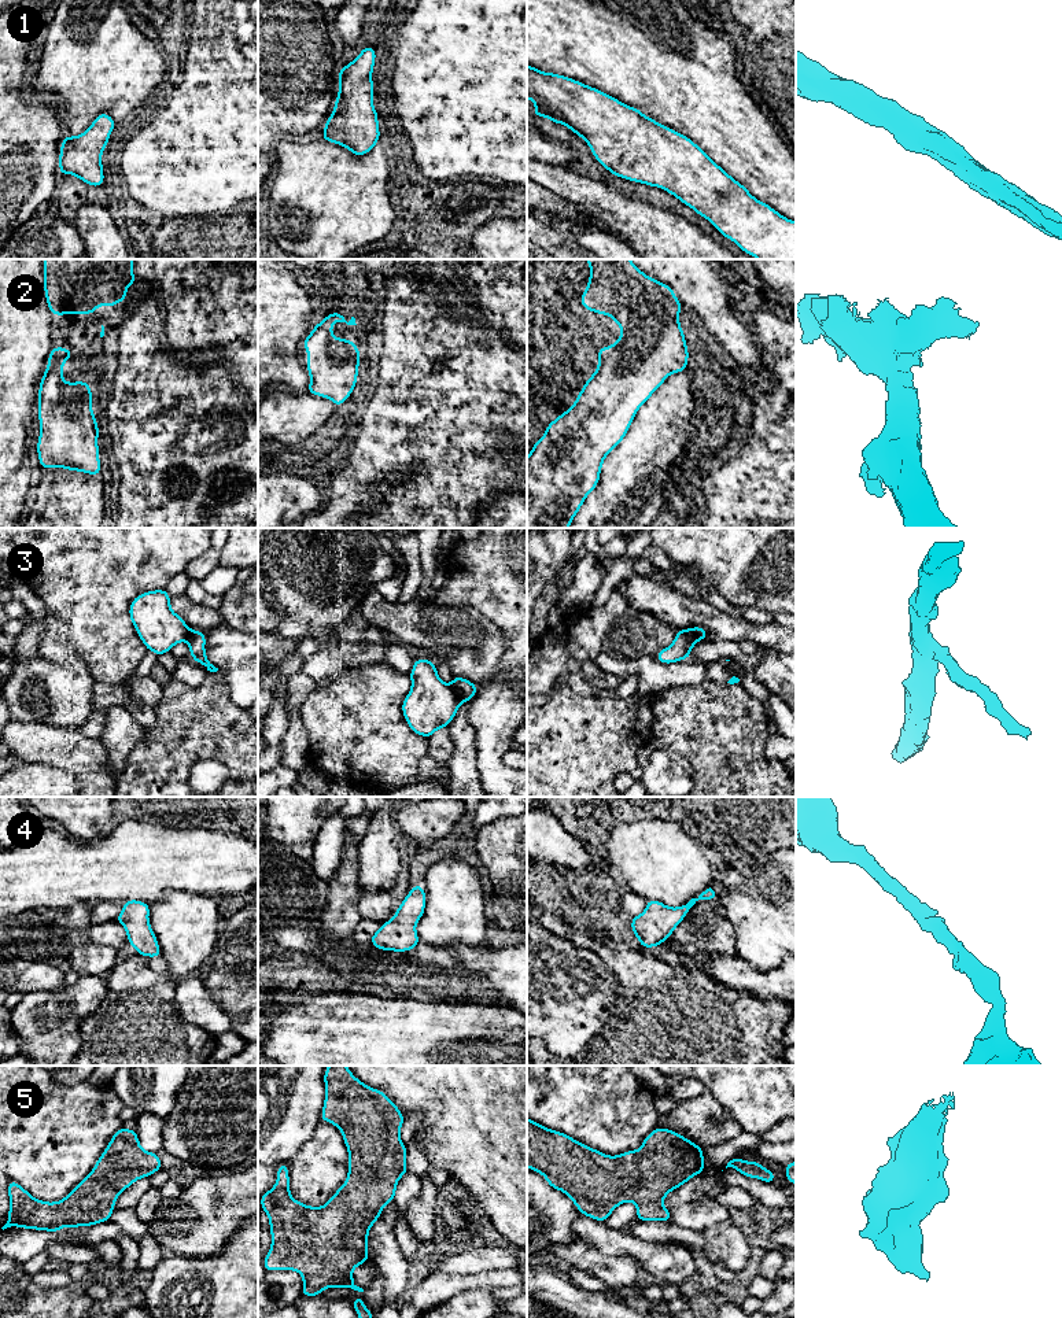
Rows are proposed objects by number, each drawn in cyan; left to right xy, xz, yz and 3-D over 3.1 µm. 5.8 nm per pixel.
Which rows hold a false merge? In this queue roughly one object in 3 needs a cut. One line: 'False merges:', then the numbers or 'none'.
False merges: 3

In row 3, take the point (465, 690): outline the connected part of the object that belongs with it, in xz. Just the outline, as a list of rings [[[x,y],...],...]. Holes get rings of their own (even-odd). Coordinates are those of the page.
[[[454,676],[451,680],[451,687],[456,690],[461,702],[468,702],[473,698],[477,691],[477,686],[468,679]]]

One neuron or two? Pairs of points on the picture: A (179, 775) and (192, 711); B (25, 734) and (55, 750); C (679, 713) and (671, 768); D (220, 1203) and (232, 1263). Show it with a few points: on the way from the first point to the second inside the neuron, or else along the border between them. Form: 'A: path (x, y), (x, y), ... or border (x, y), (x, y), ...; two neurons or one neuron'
A: path (179, 759), (179, 737), (188, 727); one neuron
B: path (32, 741), (48, 745); one neuron
C: border (656, 748), (679, 753), (689, 763), (693, 779); two neurons
D: border (243, 1221), (217, 1254), (201, 1258); two neurons

